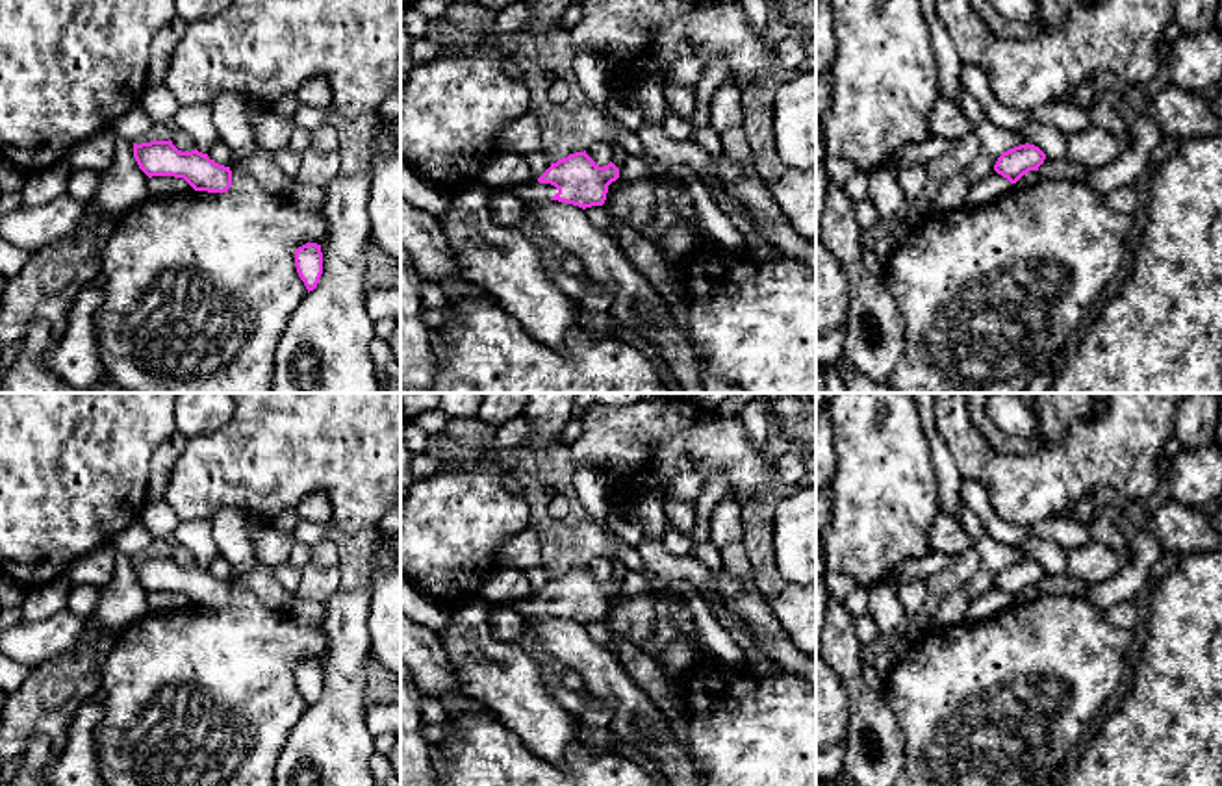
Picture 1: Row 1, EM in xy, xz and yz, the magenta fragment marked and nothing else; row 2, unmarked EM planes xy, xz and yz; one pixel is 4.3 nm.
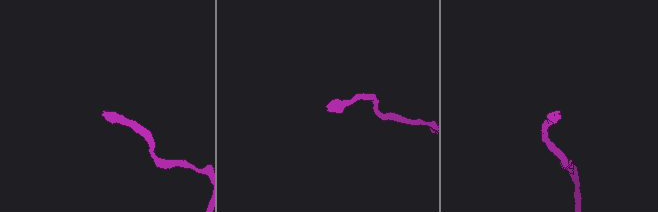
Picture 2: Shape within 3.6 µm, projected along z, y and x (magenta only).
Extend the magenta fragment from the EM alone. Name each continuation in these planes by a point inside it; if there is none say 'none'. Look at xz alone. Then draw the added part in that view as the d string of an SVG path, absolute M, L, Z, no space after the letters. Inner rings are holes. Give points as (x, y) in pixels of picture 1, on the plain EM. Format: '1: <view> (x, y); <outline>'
1: xz (534, 607); M540 597L527 599L527 601L510 601L510 602L503 602L501 606L508 606L516 610L525 619L538 617L538 615L551 615L558 608L554 601L540 599Z

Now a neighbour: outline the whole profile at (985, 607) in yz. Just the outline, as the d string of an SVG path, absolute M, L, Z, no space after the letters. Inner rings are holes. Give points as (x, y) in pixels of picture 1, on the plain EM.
M992 586L987 593L970 601L964 621L966 623L988 621L1001 614L1005 608L1009 608L1012 601L1014 599L1011 599L1007 593Z

